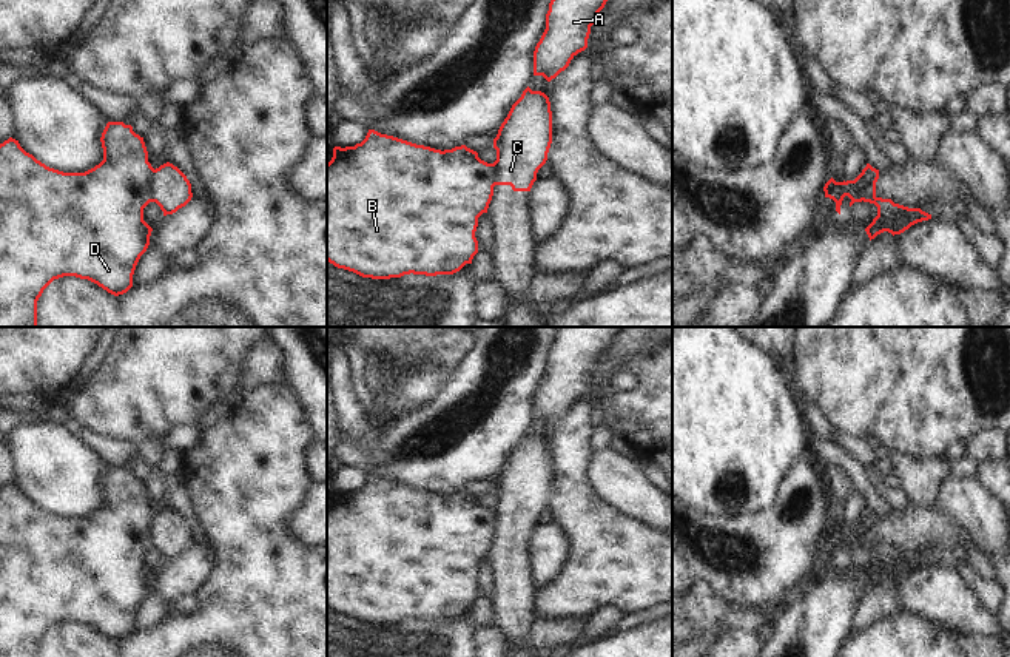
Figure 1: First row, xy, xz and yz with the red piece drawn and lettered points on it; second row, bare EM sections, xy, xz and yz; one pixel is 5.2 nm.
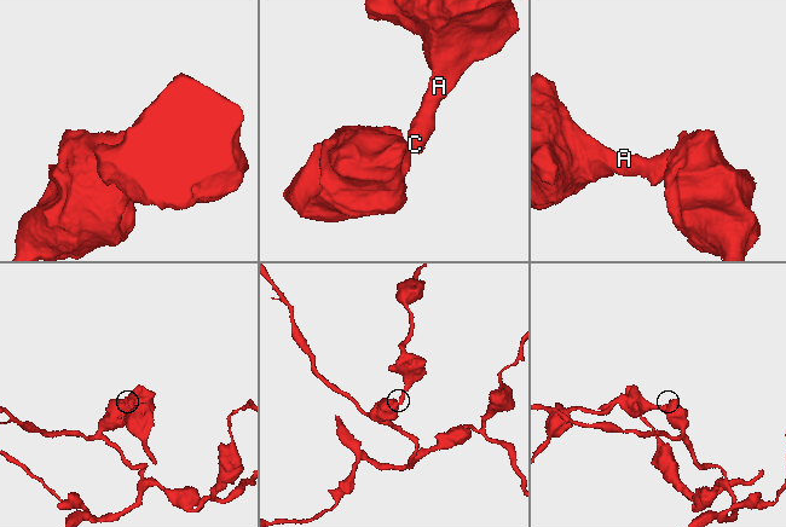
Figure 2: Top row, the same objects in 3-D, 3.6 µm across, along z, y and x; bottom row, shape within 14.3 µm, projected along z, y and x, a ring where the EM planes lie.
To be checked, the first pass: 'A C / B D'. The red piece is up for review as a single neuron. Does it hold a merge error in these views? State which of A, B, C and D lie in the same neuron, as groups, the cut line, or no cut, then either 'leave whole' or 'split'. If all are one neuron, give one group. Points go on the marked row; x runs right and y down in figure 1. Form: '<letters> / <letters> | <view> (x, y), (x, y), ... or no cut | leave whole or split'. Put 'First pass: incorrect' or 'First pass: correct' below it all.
A C / B D | xy (154, 170), (150, 179), (151, 201) | split
First pass: correct

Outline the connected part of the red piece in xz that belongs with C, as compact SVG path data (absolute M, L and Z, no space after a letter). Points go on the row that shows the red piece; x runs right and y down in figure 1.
M527 86L512 105L493 139L497 150L495 185L510 185L513 191L530 191L538 170L547 160L550 143L549 97Z

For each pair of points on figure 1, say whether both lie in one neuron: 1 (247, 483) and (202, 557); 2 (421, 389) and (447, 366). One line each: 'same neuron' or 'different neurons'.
1: different neurons
2: different neurons

